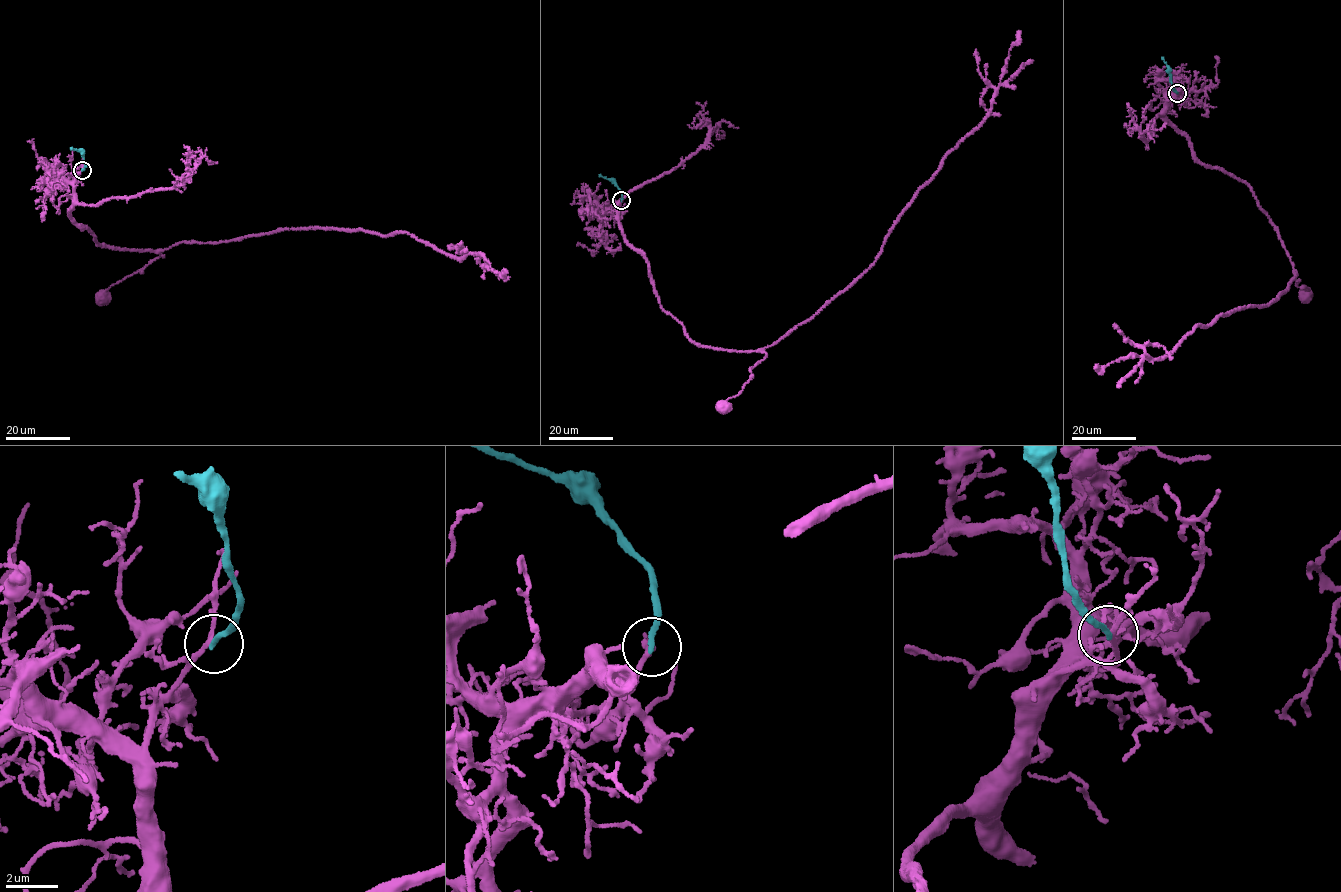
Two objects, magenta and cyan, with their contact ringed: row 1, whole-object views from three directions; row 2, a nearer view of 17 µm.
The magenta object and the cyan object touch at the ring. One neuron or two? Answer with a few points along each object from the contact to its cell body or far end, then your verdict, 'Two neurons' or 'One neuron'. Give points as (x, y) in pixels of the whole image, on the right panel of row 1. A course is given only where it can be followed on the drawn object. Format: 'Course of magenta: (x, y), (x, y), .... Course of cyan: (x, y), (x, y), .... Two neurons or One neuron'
Course of magenta: (1177, 93), (1163, 118), (1188, 140), (1199, 161), (1249, 186), (1278, 229), (1297, 285), (1308, 287), (1306, 294). Course of cyan: (1177, 93), (1162, 58). Two neurons

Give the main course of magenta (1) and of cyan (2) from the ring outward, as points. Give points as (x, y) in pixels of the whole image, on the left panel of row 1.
1: (81, 171), (74, 183), (72, 222), (101, 244), (154, 250), (163, 256), (112, 284), (104, 296)
2: (82, 170), (85, 165), (83, 153), (71, 148)

